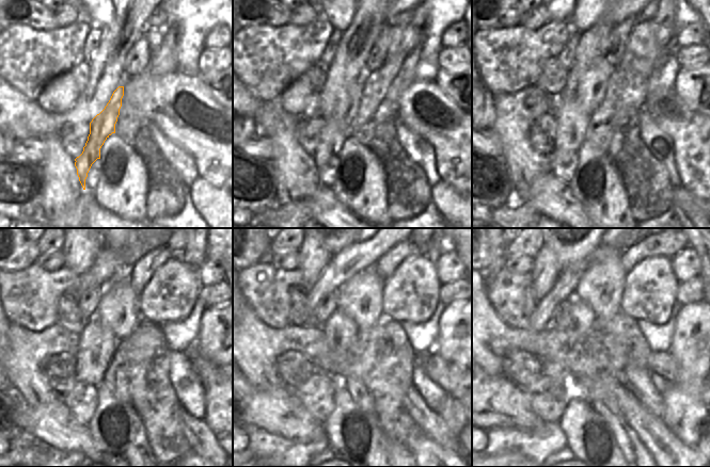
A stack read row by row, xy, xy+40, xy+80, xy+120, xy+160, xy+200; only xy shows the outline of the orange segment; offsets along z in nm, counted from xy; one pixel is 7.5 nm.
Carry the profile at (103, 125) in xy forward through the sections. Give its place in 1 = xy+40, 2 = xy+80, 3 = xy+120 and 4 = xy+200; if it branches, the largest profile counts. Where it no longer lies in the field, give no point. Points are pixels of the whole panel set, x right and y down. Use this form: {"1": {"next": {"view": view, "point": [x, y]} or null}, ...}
{"1": {"next": {"view": "xy+40", "point": [335, 130]}}, "2": {"next": {"view": "xy+80", "point": [572, 115]}}, "3": {"next": {"view": "xy+120", "point": [98, 340]}}, "4": {"next": {"view": "xy+200", "point": [582, 316]}}}

